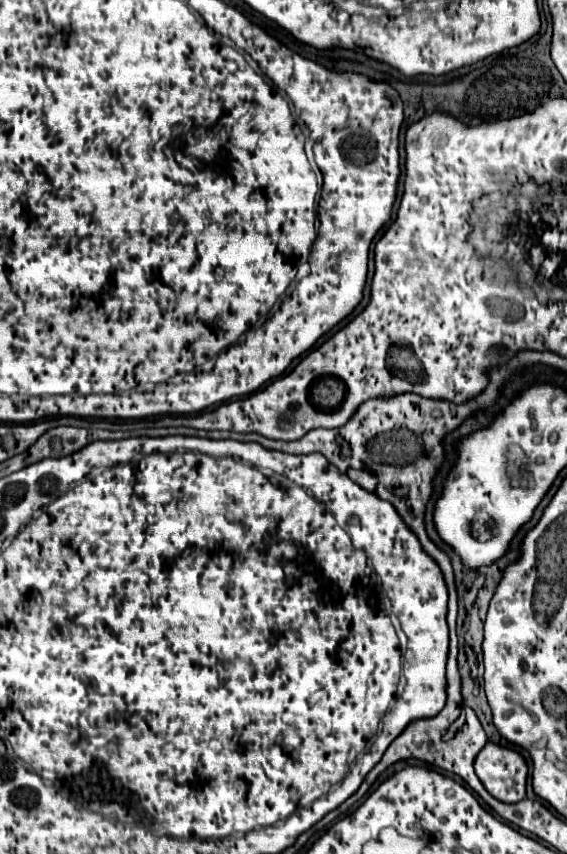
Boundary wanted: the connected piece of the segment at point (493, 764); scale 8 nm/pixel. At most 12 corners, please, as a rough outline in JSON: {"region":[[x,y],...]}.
{"region":[[487,742],[475,758],[485,788],[501,802],[525,798],[527,762]]}

